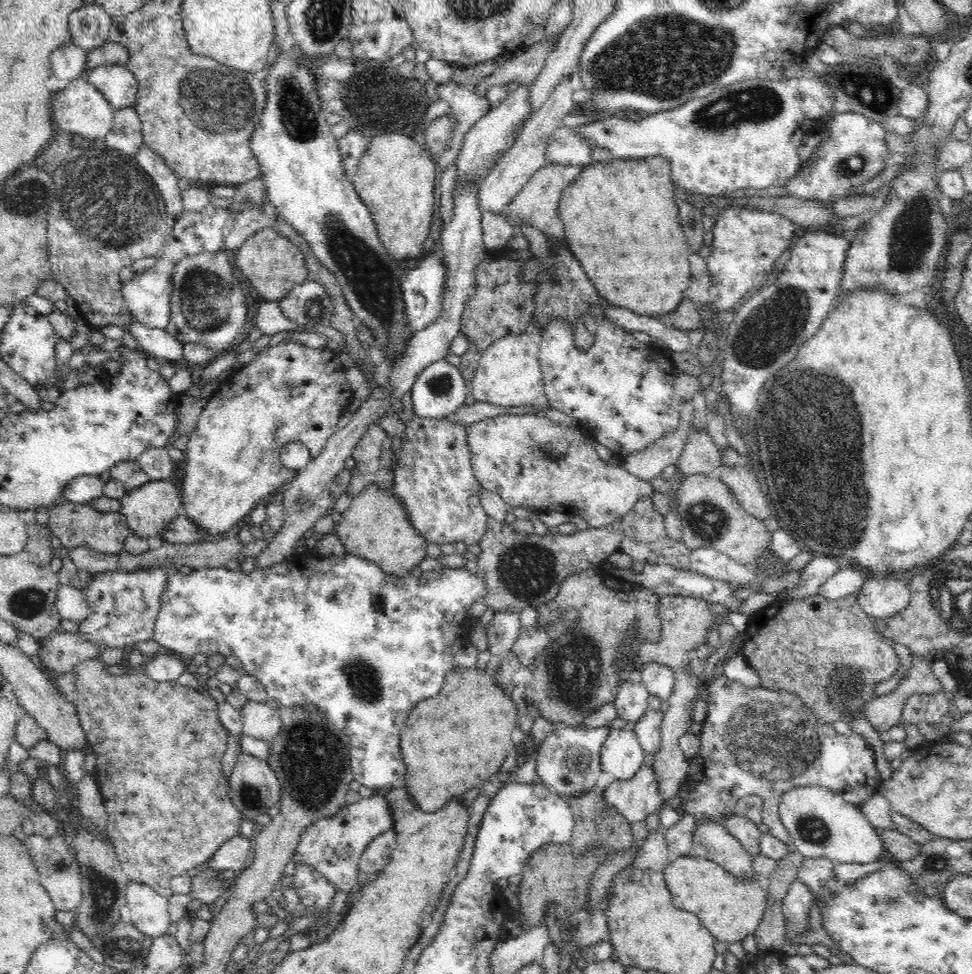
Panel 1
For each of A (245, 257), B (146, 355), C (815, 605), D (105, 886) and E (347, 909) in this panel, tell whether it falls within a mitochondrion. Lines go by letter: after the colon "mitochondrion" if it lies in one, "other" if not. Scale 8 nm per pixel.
A: other
B: other
C: other
D: mitochondrion
E: other

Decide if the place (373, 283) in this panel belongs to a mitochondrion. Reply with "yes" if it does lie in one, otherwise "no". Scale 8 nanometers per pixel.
yes

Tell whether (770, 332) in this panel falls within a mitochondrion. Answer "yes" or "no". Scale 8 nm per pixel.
yes

